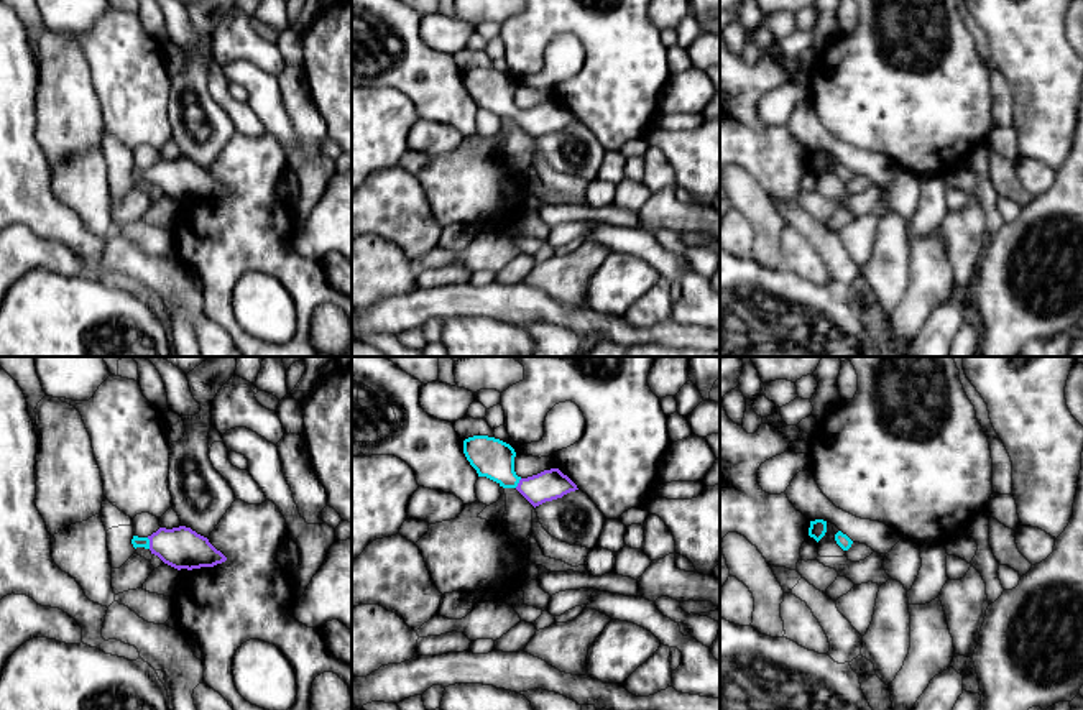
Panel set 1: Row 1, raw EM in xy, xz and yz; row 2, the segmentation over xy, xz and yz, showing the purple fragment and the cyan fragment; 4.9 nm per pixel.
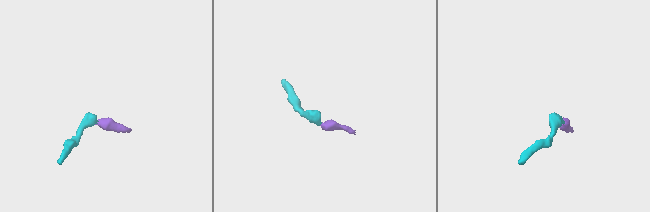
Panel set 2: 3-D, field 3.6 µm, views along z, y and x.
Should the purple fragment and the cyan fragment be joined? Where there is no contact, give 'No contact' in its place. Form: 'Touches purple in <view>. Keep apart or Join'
Touches purple in xy. Join

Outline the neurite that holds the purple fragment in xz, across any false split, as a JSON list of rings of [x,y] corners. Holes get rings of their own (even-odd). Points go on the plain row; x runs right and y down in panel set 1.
[[[473,67],[463,72],[463,85],[478,108],[486,108],[503,120],[516,120],[534,140],[578,122],[559,100],[521,110],[514,104],[514,81],[495,69]]]

